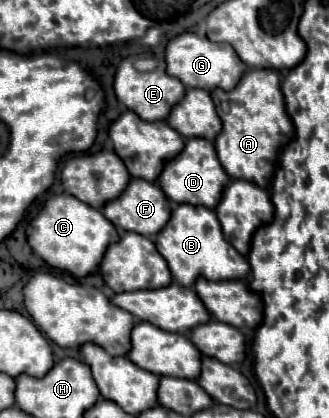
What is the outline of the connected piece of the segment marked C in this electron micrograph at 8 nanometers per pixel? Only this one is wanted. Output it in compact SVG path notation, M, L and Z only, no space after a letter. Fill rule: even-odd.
M67 193L53 195L45 203L41 213L27 225L27 243L31 245L31 249L51 267L69 271L79 279L93 273L99 267L107 247L117 241L119 231L101 211Z

